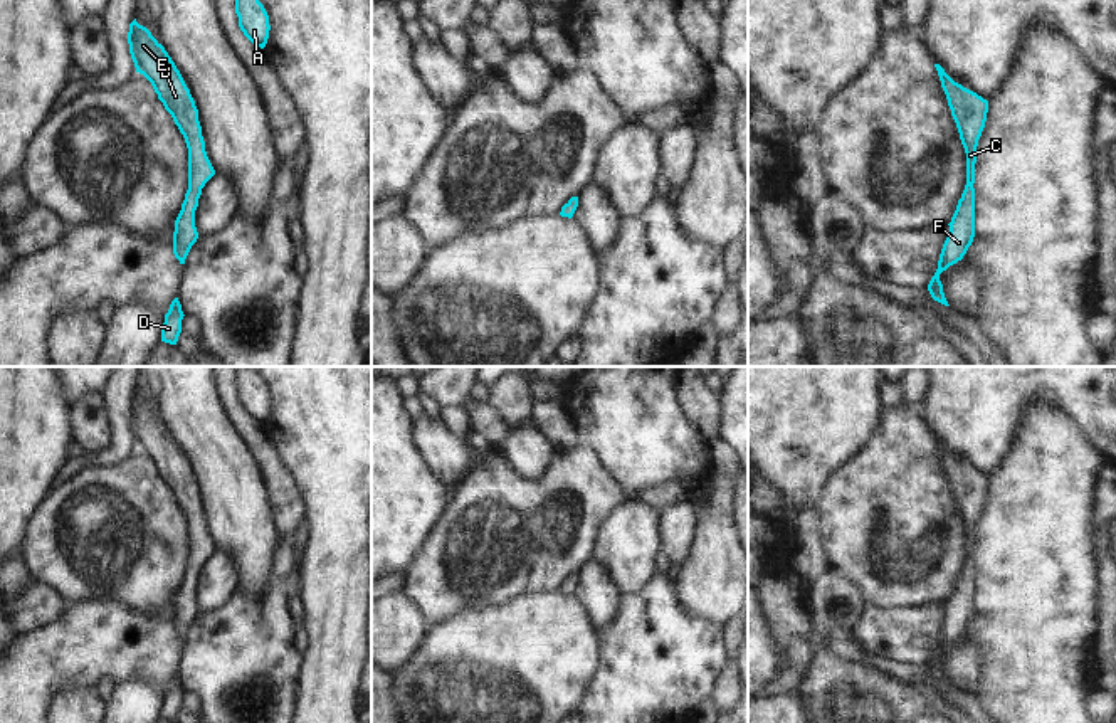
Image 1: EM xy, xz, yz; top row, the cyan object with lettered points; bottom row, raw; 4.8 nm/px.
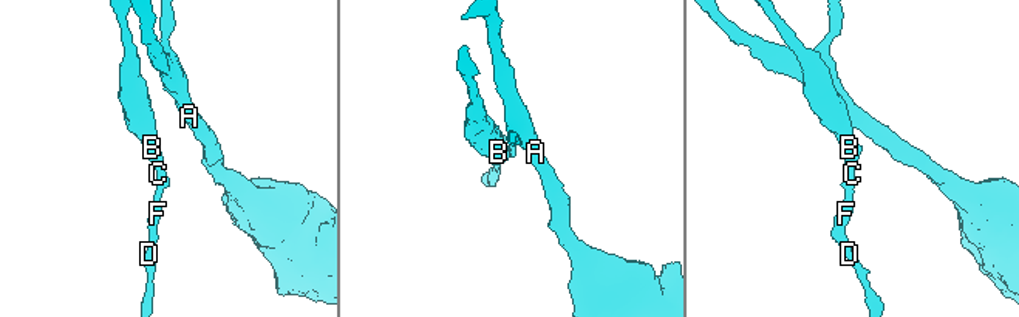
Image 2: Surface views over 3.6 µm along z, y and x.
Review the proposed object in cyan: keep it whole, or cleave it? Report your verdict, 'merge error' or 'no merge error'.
no merge error

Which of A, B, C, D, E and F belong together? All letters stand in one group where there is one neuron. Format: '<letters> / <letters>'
A B C D E F

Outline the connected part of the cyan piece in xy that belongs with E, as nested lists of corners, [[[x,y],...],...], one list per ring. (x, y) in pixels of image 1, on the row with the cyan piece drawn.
[[[136,18],[129,24],[128,44],[136,72],[151,82],[188,148],[188,190],[173,232],[173,254],[180,264],[185,264],[192,245],[198,239],[195,227],[198,198],[205,183],[215,175],[215,170],[205,151],[195,101],[165,47]]]

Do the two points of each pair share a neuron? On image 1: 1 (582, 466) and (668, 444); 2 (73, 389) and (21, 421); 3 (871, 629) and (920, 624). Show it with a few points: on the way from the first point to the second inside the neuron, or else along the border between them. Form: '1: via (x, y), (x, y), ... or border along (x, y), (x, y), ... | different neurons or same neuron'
1: border along (582, 444), (626, 490) | different neurons
2: border along (61, 384), (64, 399), (71, 406) | different neurons
3: via (883, 629), (908, 629) | same neuron

